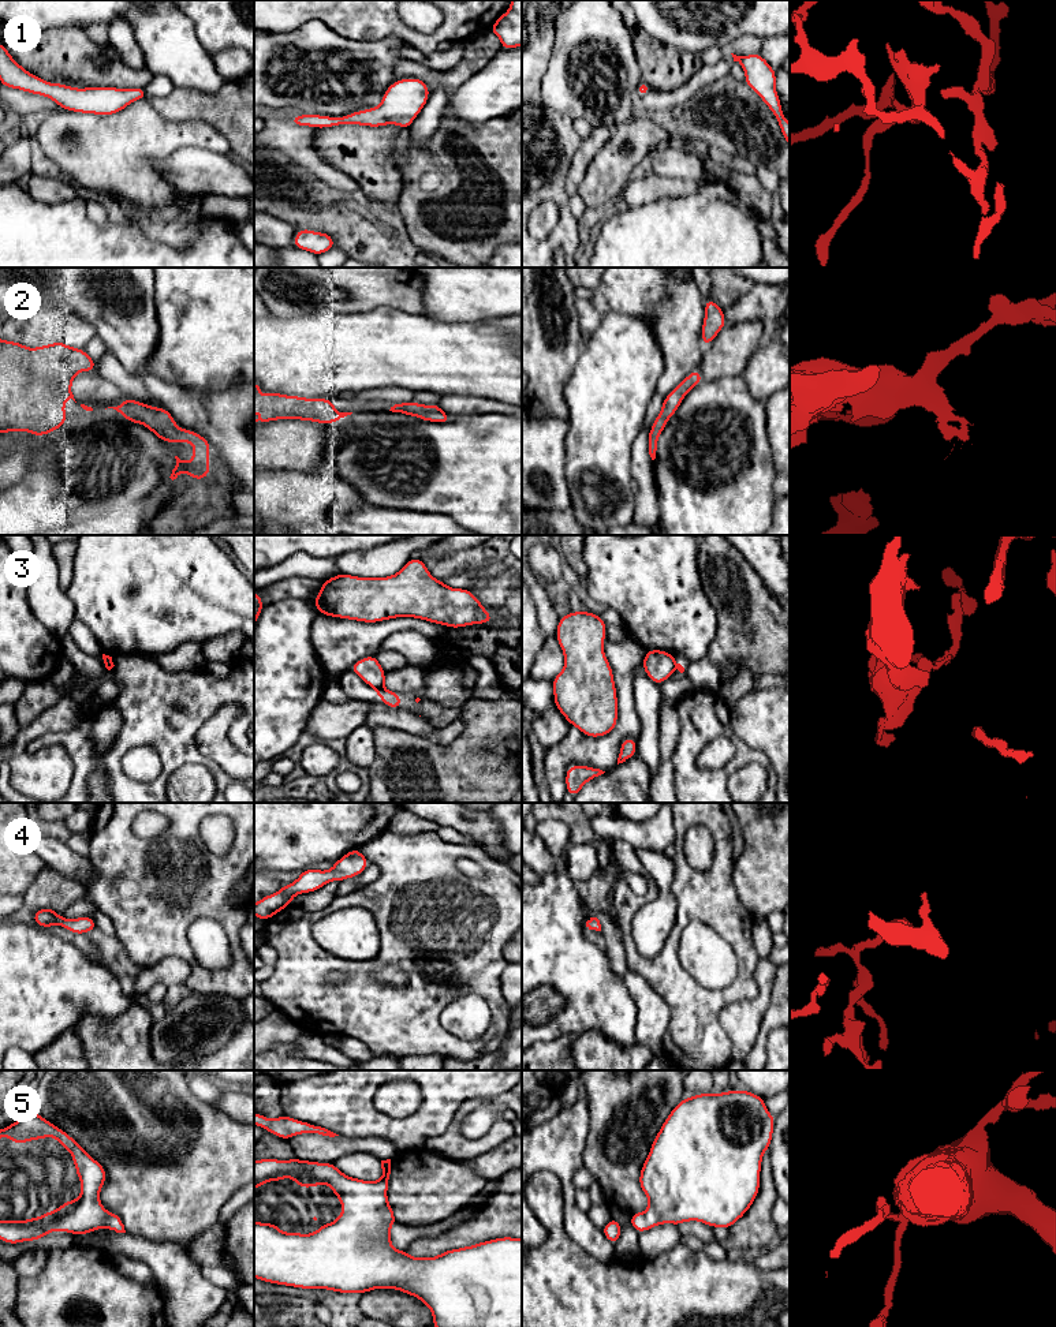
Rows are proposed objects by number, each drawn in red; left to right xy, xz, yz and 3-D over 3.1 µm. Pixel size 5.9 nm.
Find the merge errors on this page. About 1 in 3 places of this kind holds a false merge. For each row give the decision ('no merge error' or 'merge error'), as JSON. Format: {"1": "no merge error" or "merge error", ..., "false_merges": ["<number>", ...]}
{"1": "no merge error", "2": "no merge error", "3": "merge error", "4": "no merge error", "5": "no merge error", "false_merges": ["3"]}

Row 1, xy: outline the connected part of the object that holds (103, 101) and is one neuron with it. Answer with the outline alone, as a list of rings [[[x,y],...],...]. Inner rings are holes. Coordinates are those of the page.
[[[0,42],[0,83],[10,89],[45,96],[61,109],[98,116],[119,113],[131,102],[146,98],[143,87],[116,89],[104,86],[77,89],[63,83],[49,83],[18,64],[3,42]]]

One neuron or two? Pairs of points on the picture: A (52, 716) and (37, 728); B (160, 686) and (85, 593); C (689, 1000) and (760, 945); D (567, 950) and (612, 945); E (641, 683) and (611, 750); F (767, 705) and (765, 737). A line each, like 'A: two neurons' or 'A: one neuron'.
A: one neuron
B: two neurons
C: two neurons
D: two neurons
E: two neurons
F: one neuron

